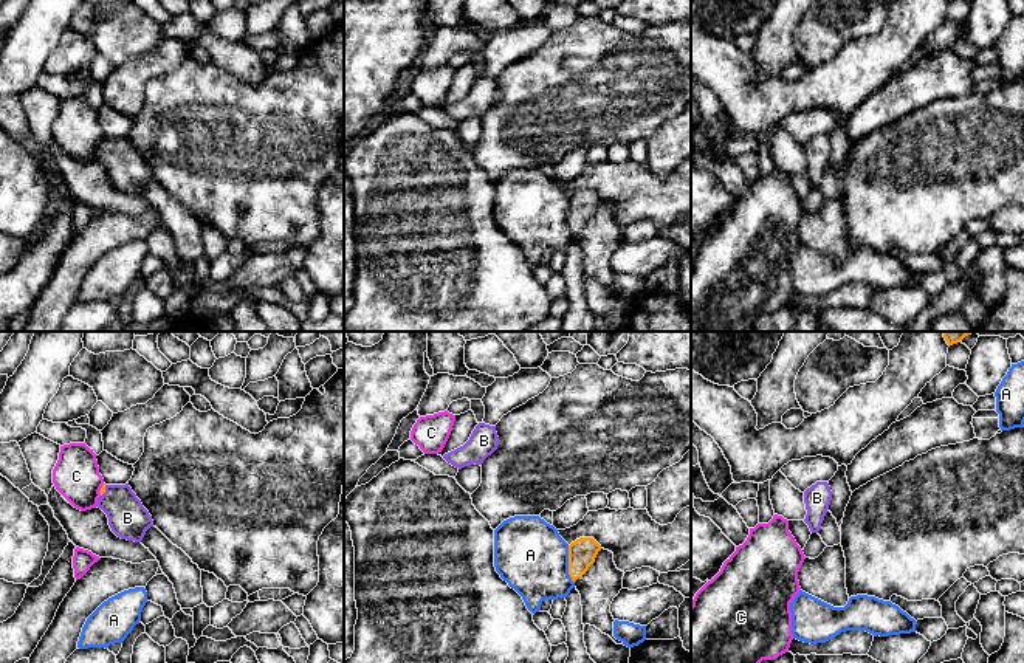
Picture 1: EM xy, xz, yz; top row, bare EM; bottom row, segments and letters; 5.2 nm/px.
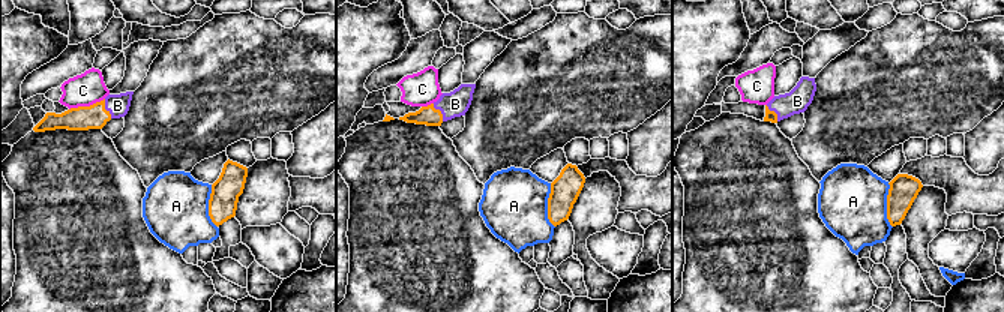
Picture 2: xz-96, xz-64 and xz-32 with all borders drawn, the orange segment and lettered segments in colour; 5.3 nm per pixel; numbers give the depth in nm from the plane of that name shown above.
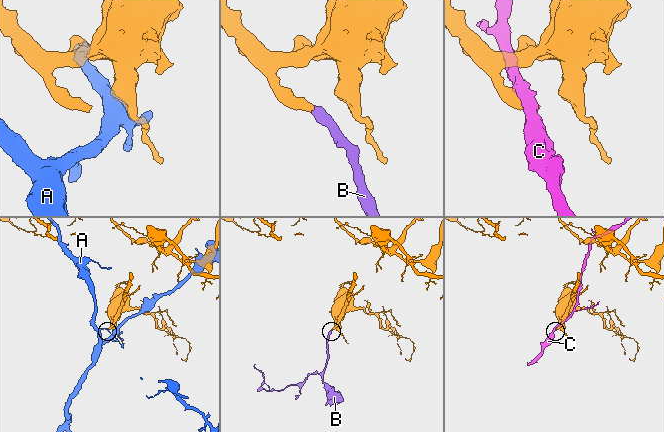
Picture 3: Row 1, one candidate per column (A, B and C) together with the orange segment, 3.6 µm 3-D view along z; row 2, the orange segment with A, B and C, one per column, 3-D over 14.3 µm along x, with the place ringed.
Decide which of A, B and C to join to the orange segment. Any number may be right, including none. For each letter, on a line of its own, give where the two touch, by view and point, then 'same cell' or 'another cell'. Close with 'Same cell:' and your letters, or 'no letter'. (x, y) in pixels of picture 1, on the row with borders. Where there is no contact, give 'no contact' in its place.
A: xz (569, 564) | another cell
B: xy (104, 491) | same cell
C: xy (101, 490) | another cell
Same cell: B

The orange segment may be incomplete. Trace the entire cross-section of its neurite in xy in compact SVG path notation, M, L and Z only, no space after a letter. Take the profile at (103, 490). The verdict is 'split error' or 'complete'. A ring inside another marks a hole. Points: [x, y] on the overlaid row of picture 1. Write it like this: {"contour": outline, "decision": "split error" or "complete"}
{"contour": "M104 483L99 493L96 507L107 514L112 531L121 539L141 542L153 520L129 483Z", "decision": "split error"}

